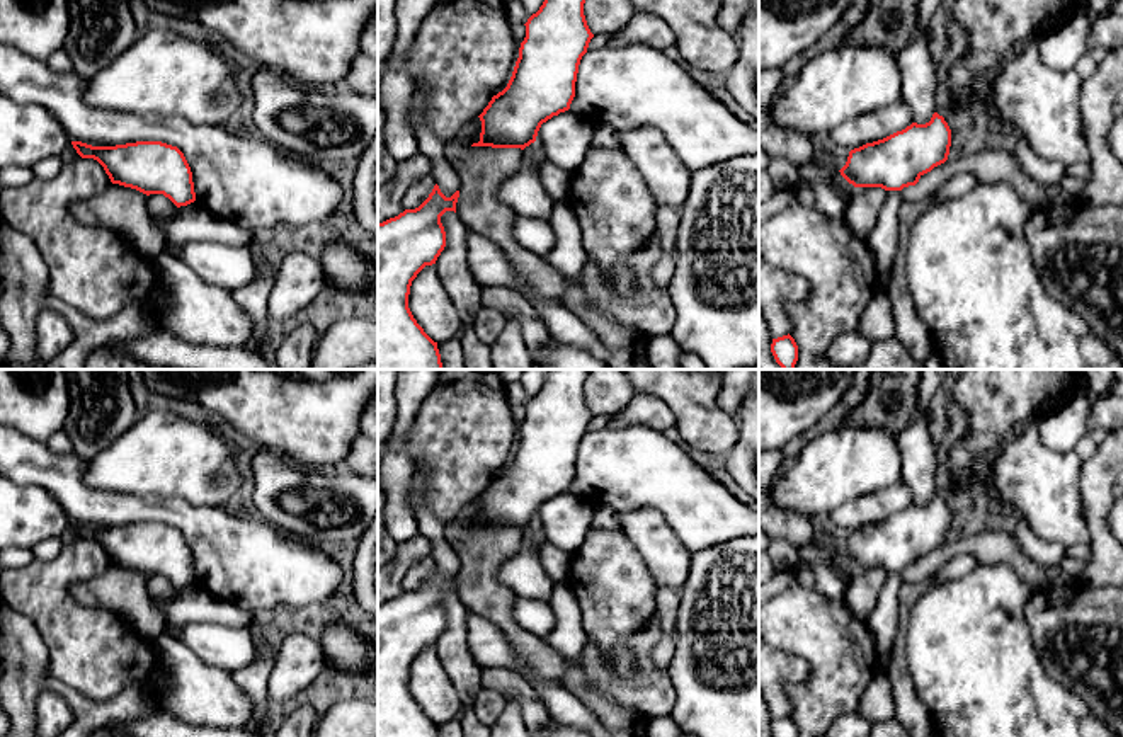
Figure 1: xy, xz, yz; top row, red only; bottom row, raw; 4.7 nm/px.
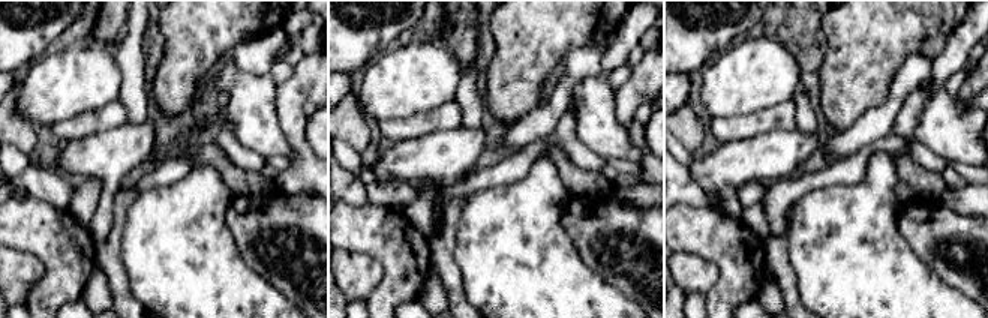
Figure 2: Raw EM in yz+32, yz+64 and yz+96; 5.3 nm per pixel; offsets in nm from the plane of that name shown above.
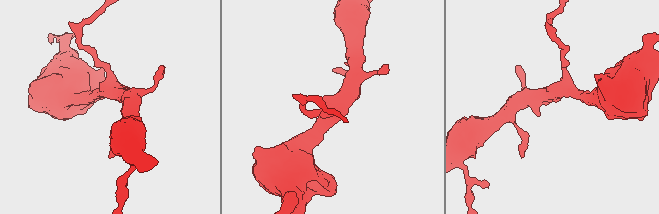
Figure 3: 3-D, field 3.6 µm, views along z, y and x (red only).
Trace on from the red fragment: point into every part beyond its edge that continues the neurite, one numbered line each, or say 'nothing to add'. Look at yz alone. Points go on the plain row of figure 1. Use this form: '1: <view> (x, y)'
1: yz (883, 622)

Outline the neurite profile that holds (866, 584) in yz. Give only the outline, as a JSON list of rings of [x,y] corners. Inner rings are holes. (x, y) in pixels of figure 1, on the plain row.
[[[854,568],[846,601],[861,621],[869,621],[885,580],[886,572],[881,568]]]

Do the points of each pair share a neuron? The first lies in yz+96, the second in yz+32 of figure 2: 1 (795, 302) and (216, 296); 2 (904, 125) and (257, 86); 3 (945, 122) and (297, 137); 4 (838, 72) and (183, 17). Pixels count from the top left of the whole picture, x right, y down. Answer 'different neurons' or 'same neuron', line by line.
1: different neurons
2: different neurons
3: different neurons
4: same neuron

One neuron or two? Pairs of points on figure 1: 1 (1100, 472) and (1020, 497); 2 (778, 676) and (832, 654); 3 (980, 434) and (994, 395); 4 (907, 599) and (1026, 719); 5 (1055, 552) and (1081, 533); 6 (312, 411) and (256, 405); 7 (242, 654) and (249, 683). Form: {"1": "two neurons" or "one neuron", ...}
{"1": "two neurons", "2": "two neurons", "3": "one neuron", "4": "two neurons", "5": "two neurons", "6": "one neuron", "7": "two neurons"}

